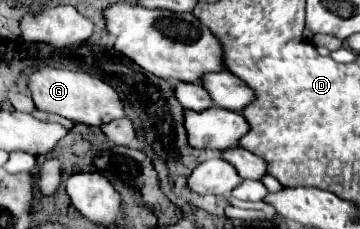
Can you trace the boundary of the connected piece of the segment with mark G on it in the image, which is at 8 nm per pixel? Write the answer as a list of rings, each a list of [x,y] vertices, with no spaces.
[[[44,66],[28,76],[30,96],[38,110],[60,114],[76,124],[102,126],[118,118],[126,118],[122,96],[104,80],[94,78],[82,70],[64,70],[54,66]]]

